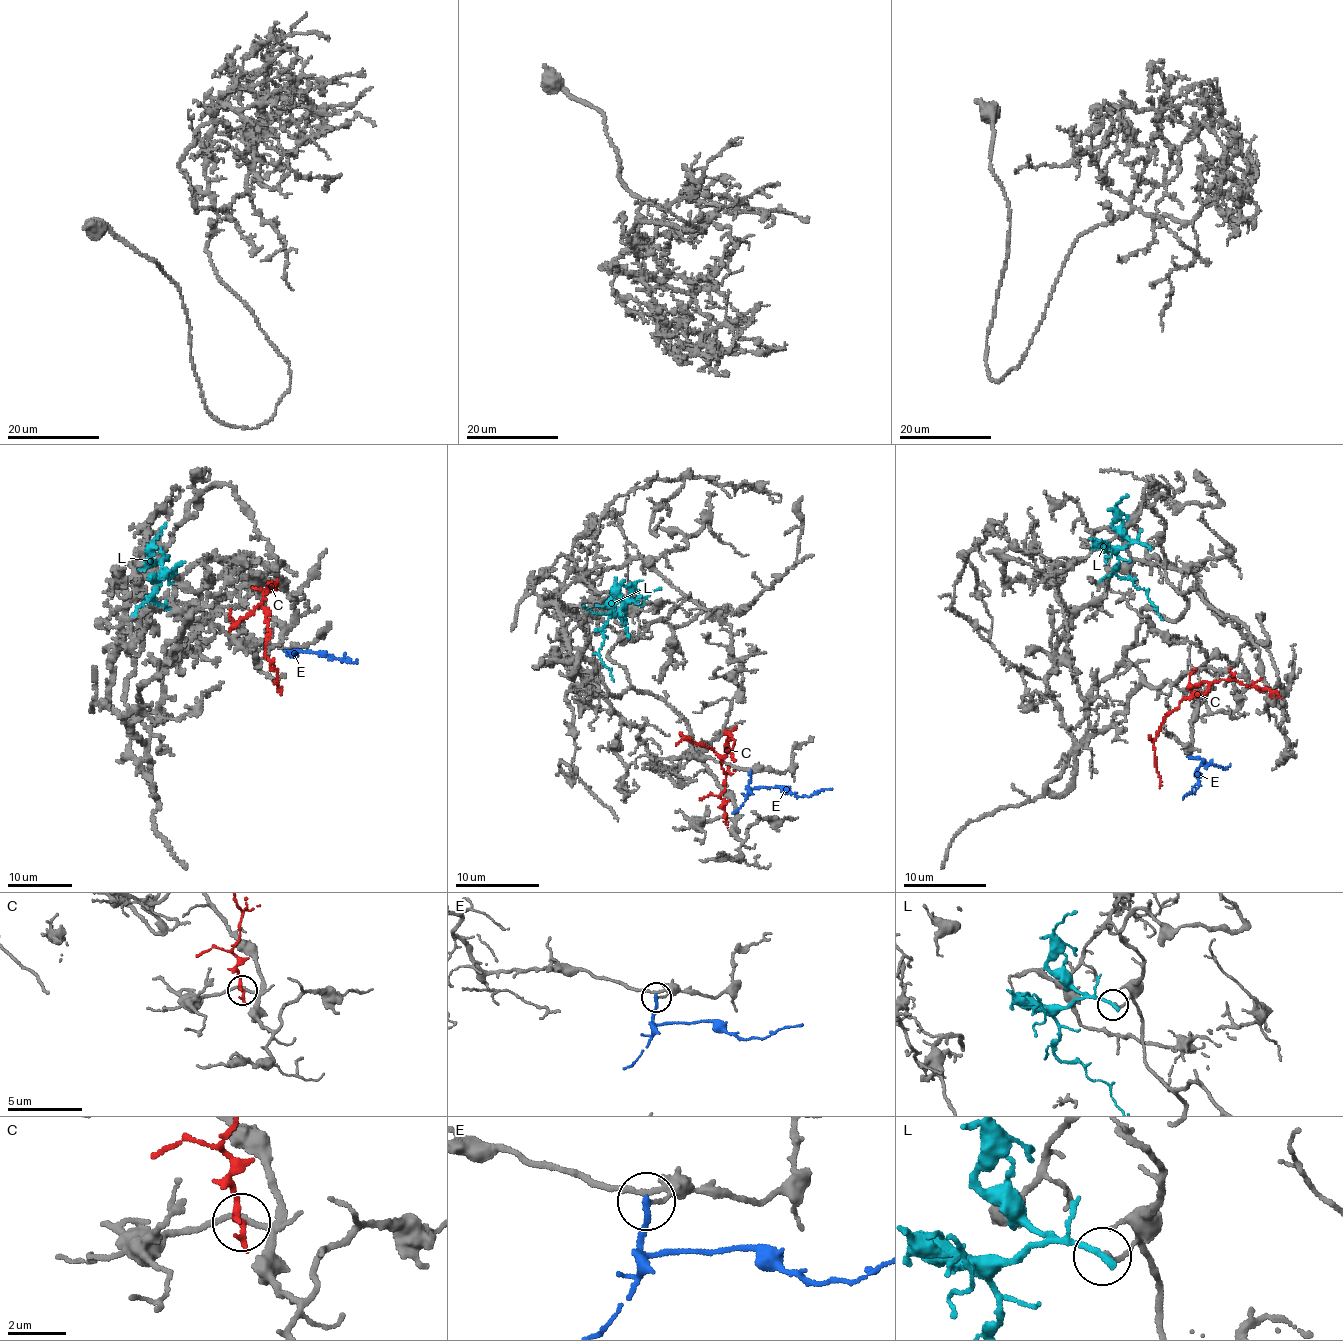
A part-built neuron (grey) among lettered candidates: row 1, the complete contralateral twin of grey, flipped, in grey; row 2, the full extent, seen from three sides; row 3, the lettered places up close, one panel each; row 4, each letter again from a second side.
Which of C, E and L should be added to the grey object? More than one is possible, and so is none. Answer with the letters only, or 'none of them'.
none of them

